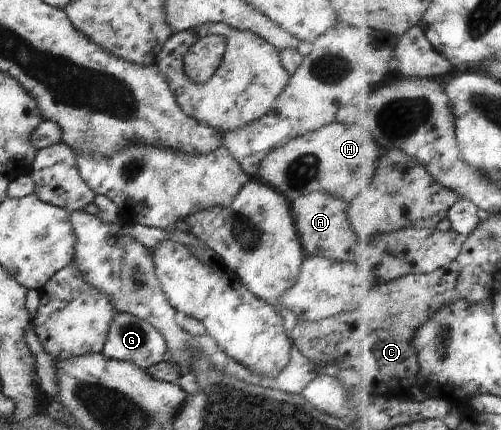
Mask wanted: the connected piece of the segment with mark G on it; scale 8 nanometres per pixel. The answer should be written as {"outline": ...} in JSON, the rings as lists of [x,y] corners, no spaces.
{"outline":[[[118,312],[113,315],[113,321],[110,323],[110,330],[102,349],[102,354],[107,359],[129,362],[141,370],[146,370],[152,365],[163,362],[163,355],[166,351],[167,344],[164,335],[161,335],[161,332],[148,321],[135,317],[135,314]]]}

